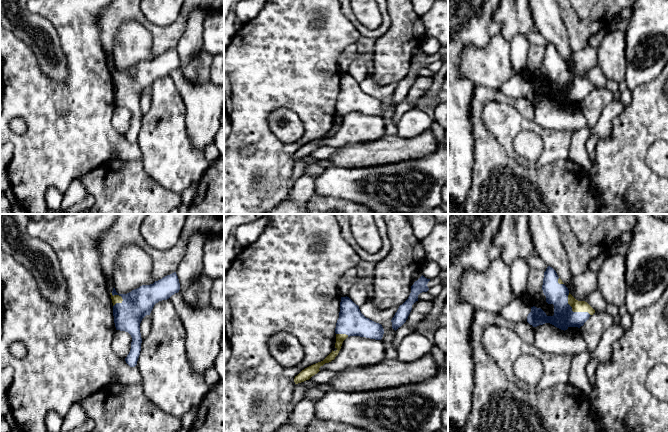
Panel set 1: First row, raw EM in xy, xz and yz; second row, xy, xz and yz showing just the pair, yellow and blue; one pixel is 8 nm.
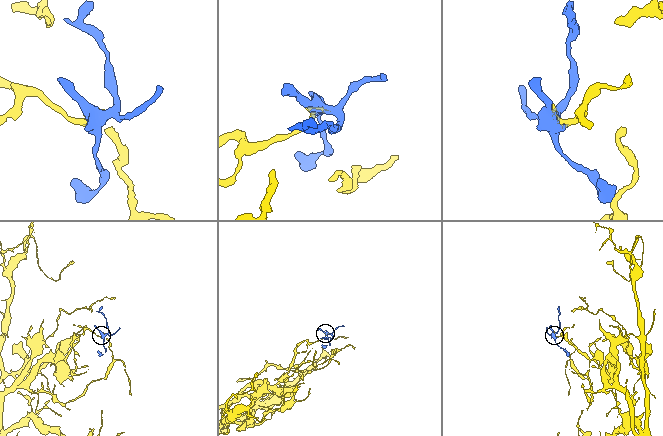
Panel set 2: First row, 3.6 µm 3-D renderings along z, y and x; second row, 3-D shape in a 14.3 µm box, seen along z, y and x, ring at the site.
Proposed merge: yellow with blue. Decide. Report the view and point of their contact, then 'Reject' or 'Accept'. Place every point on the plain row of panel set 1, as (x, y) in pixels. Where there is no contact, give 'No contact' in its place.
Touches yellow at yz (573, 87). Accept

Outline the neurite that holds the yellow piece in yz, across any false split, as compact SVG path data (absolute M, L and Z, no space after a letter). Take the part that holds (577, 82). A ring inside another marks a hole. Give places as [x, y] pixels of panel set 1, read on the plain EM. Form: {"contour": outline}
{"contour": "M550 42L544 48L542 66L546 78L554 81L554 91L547 92L541 84L531 83L527 98L533 103L550 99L564 107L569 103L580 104L595 89L587 78L578 77L569 69L568 64Z"}

